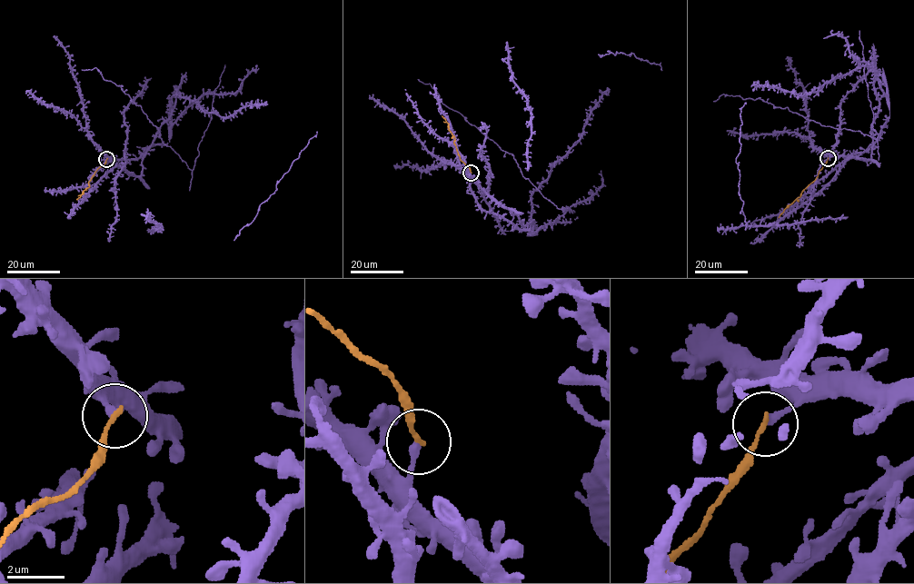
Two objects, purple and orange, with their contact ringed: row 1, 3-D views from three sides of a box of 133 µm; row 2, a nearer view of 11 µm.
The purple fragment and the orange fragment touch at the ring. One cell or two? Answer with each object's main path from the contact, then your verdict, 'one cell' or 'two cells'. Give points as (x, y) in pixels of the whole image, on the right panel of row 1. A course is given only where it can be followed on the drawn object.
course purple (828, 158), (871, 158), (874, 71), (887, 85), (886, 94), (869, 64), (876, 140), (760, 98), (713, 102); course orange (828, 158), (818, 176), (778, 217); two cells

